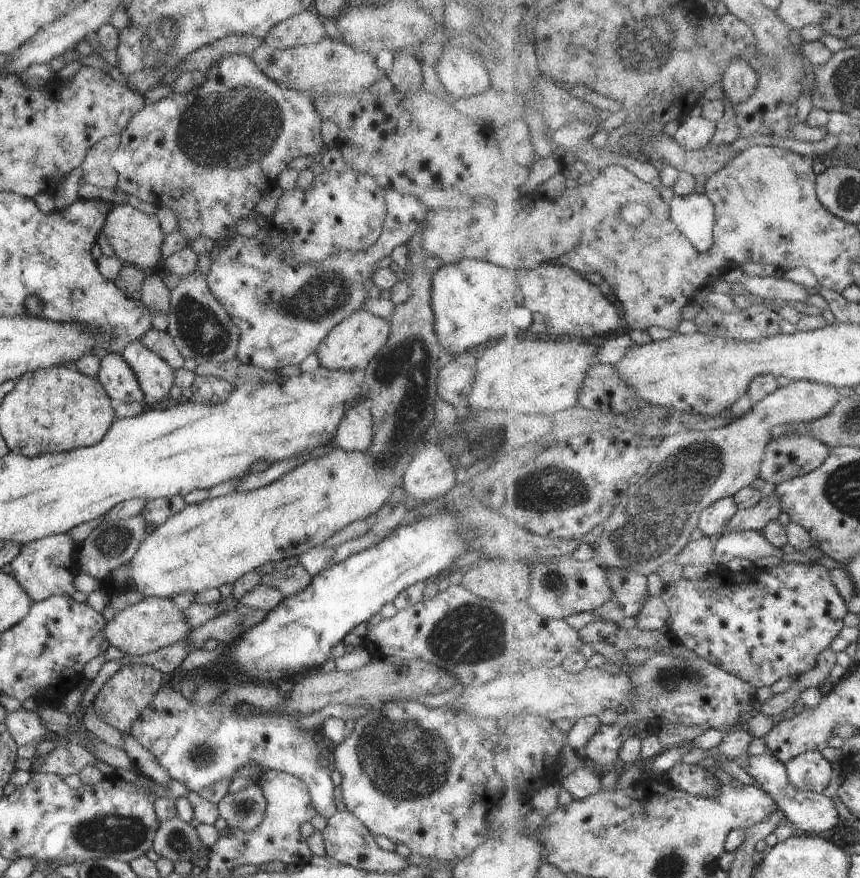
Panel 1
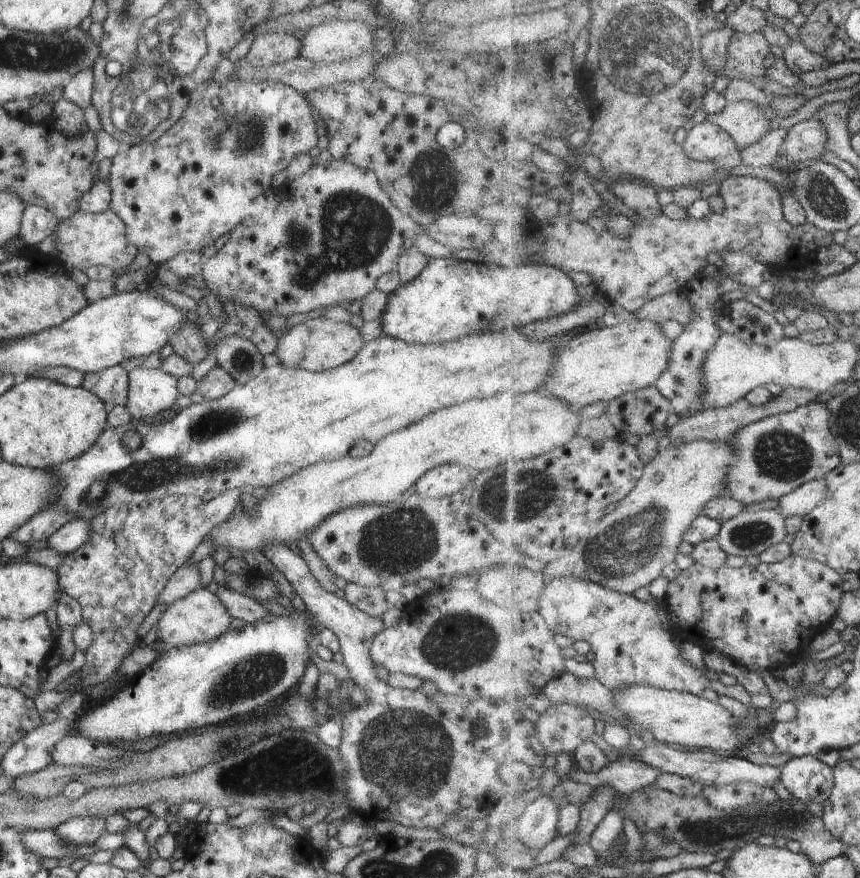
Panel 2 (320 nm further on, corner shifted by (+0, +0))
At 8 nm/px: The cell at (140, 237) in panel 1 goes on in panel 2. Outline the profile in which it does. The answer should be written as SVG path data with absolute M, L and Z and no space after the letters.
M108 208L98 213L75 211L71 216L58 220L52 234L55 237L57 258L66 270L76 268L84 271L93 265L103 265L120 273L129 267L138 253L137 248L127 240L125 225Z

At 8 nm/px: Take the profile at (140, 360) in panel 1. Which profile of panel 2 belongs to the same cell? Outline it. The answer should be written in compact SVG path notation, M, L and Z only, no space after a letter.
M132 368L127 372L128 387L126 390L126 409L131 418L142 421L169 408L178 396L176 387L177 379L170 374L161 372L159 369Z

